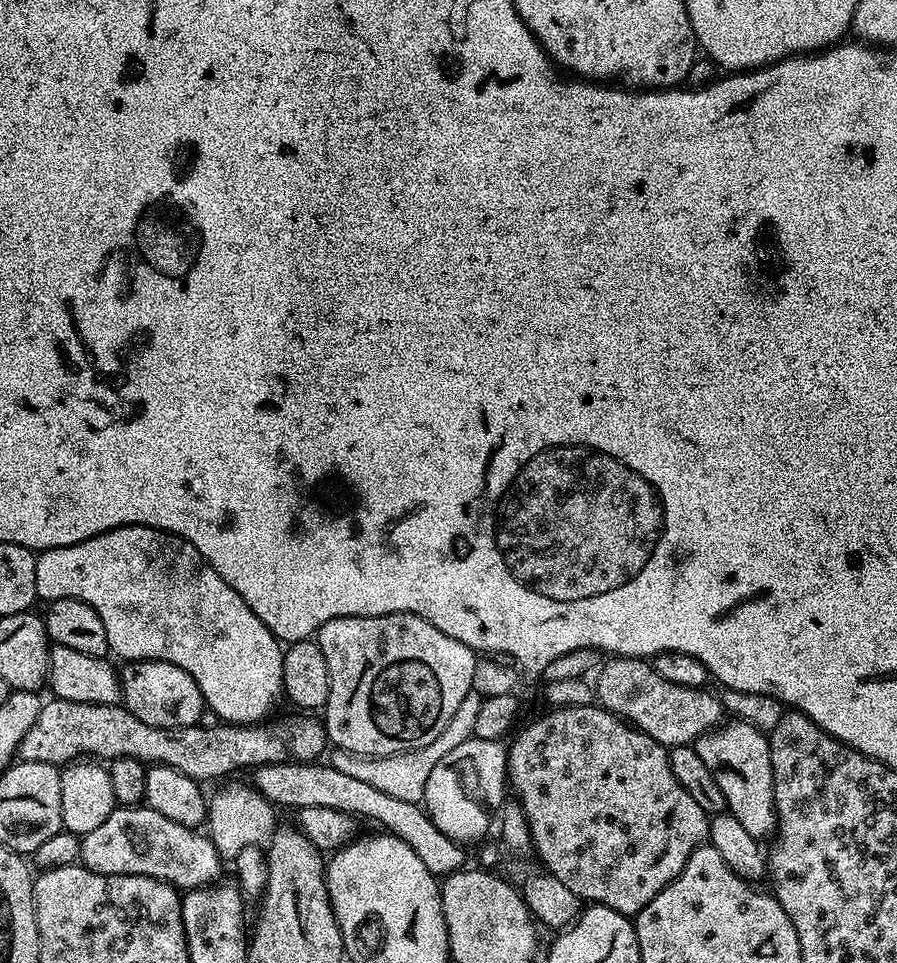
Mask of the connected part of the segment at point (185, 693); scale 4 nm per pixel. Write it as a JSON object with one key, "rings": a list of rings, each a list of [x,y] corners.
{"rings":[[[129,660],[123,667],[119,669],[120,699],[138,722],[155,728],[191,728],[201,723],[200,715],[206,712],[202,690],[186,670],[161,660]]]}

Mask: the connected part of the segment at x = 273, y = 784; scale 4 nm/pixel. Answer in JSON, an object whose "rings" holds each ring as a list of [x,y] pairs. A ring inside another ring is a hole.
{"rings":[[[289,762],[287,764],[261,764],[255,769],[254,787],[262,793],[273,806],[281,809],[309,808],[310,806],[326,806],[330,810],[350,812],[357,818],[365,816],[368,820],[377,820],[385,833],[398,837],[422,862],[426,870],[430,870],[437,878],[443,878],[458,872],[465,867],[465,849],[451,840],[428,817],[419,803],[414,801],[404,802],[399,798],[391,797],[374,789],[361,779],[352,778],[348,774],[342,774],[341,770],[332,768],[328,762]]]}

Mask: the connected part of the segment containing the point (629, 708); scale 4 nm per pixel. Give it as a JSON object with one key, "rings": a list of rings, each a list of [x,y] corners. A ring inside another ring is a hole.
{"rings":[[[621,656],[609,659],[594,683],[599,707],[639,728],[669,750],[683,744],[693,745],[698,737],[718,728],[725,719],[724,708],[714,693],[704,688],[674,686],[672,680],[662,678],[662,674],[655,672],[644,658]]]}

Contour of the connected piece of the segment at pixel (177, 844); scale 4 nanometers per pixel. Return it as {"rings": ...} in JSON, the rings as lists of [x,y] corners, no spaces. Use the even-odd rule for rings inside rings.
{"rings":[[[117,806],[110,818],[80,841],[79,863],[107,876],[149,876],[166,880],[178,890],[209,887],[221,879],[222,858],[203,831],[170,822],[147,806]]]}

